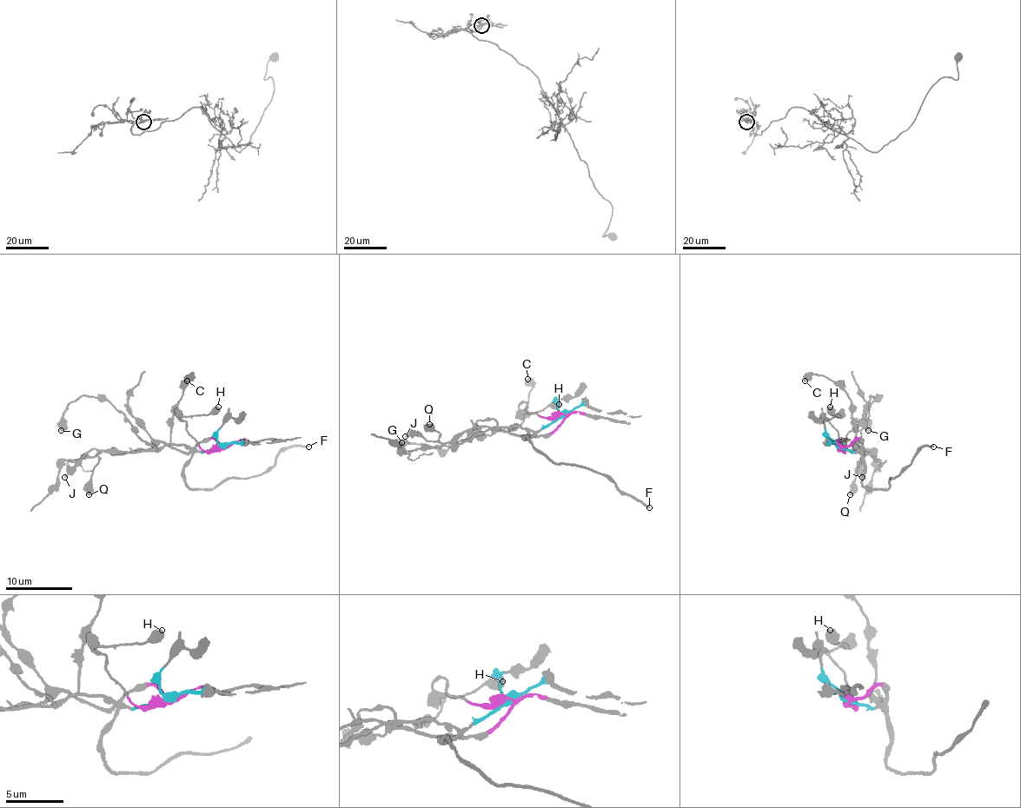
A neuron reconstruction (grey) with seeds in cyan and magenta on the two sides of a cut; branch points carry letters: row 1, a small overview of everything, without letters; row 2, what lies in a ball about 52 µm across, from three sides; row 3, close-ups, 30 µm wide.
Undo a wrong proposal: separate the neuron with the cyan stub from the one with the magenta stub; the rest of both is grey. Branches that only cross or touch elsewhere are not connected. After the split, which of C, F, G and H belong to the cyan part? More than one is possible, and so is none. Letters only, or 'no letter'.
C, F, G

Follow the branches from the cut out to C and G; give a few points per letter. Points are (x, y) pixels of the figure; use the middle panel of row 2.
C: (562, 415), (540, 430), (514, 427), (511, 430), (524, 419), (533, 383), (527, 378)
G: (562, 415), (540, 430), (479, 420), (464, 440), (446, 450), (401, 441)

